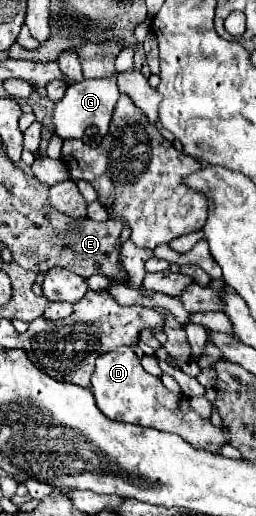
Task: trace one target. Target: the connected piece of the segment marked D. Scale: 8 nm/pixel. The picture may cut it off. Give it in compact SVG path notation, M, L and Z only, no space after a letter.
M118 347L96 359L96 369L92 373L92 393L98 409L108 419L152 427L166 433L176 433L196 449L204 449L214 455L222 445L230 443L230 433L226 431L224 425L216 427L212 425L210 419L202 419L190 407L190 399L186 395L170 393L162 385L160 377L146 373L132 347Z

